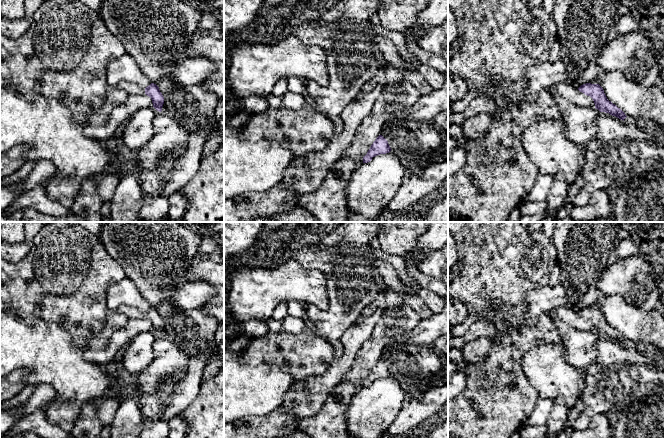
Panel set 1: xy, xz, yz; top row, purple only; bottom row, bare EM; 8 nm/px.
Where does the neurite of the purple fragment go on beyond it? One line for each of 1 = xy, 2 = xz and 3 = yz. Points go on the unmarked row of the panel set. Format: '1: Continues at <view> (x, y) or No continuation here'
1: Continues at xy (132, 313)
2: No continuation here
3: No continuation here

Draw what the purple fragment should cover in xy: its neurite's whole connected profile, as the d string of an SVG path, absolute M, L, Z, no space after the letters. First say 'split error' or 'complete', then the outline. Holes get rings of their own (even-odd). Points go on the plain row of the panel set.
split error; M120 306L117 309L118 312L125 314L129 319L144 319L146 318L152 324L153 331L161 336L164 328L164 321L159 314L159 311L151 307L146 312L143 312L137 308L133 308L130 306Z

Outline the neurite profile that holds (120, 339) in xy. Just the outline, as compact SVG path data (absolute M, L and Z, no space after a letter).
M146 318L129 319L121 328L116 330L110 337L109 344L102 350L84 350L84 359L88 362L104 367L117 358L120 352L140 333L153 331L152 324Z

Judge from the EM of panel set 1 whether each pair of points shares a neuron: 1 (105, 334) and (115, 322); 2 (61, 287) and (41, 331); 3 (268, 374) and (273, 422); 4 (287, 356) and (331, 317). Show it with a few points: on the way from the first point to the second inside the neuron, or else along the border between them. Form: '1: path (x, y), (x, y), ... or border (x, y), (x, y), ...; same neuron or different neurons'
1: path (107, 331), (112, 325); same neuron
2: border (23, 319), (30, 324), (53, 321), (67, 332); different neurons
3: border (287, 393), (283, 402), (271, 412), (249, 416); different neurons
4: border (316, 331), (327, 340); different neurons

